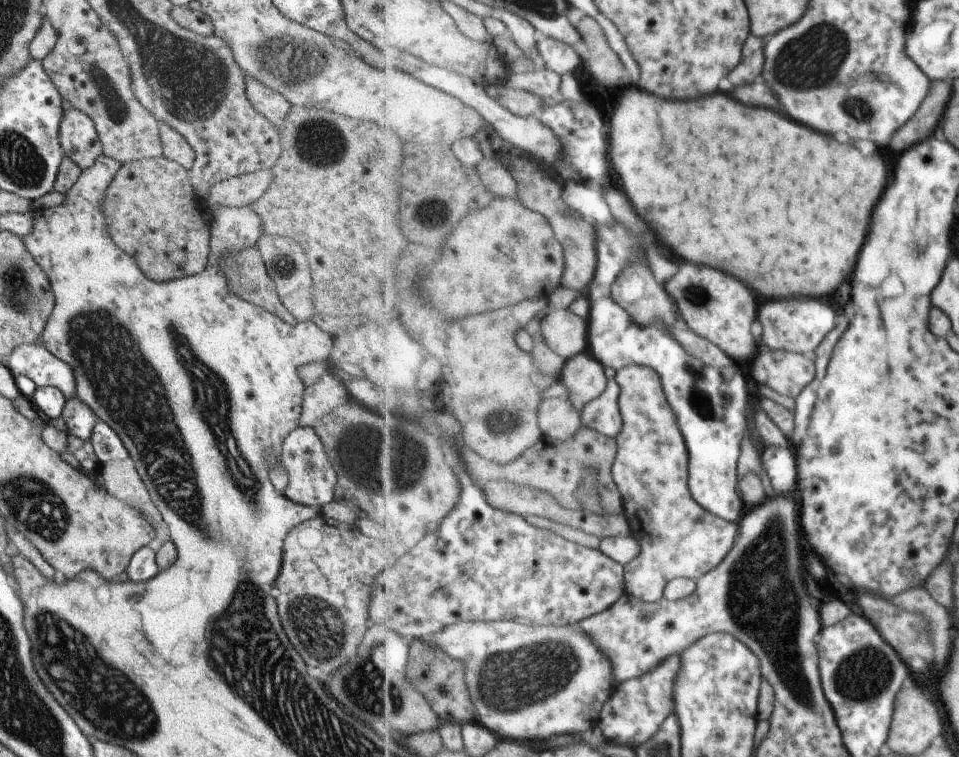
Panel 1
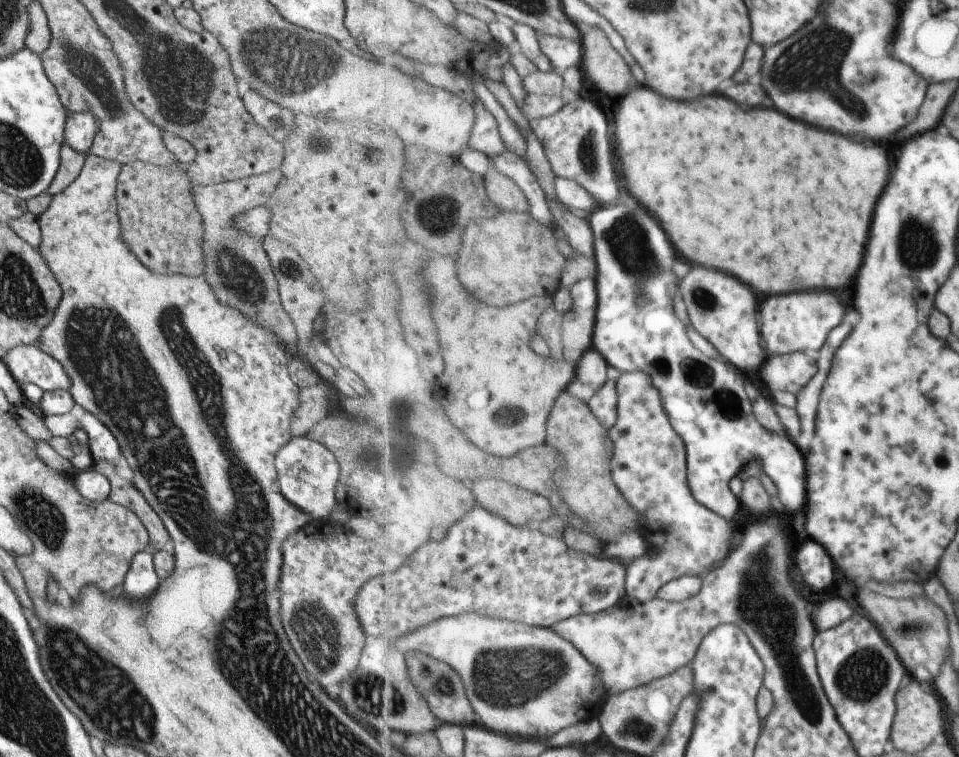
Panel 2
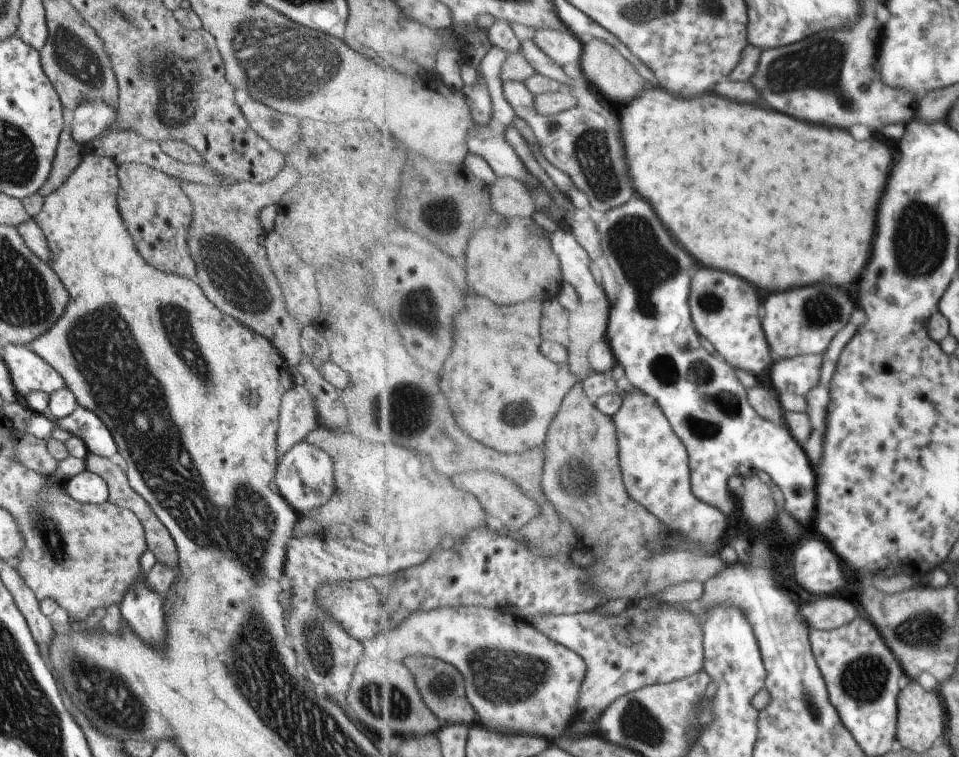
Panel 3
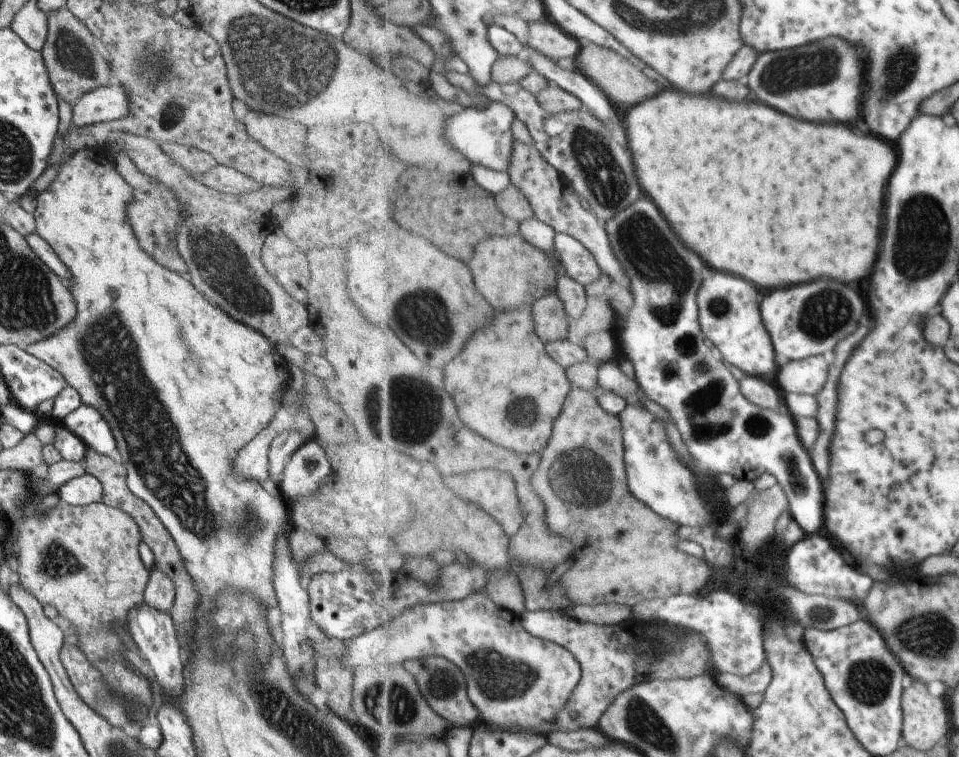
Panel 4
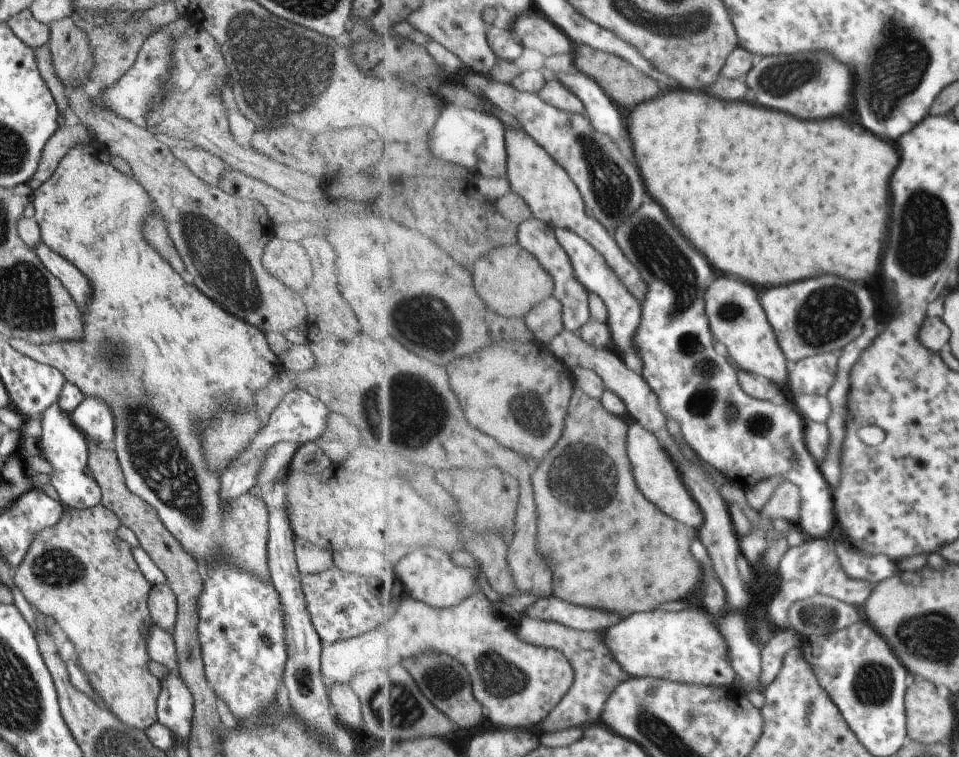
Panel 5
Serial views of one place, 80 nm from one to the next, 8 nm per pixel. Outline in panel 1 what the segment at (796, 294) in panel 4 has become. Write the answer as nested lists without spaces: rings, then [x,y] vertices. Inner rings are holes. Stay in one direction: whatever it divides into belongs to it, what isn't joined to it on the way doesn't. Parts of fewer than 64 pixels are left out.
[[[791,298],[791,300],[767,302],[761,308],[761,318],[758,321],[764,330],[761,339],[771,350],[792,351],[805,356],[814,356],[823,338],[835,328],[837,312],[833,310],[833,306],[823,304],[821,300]]]

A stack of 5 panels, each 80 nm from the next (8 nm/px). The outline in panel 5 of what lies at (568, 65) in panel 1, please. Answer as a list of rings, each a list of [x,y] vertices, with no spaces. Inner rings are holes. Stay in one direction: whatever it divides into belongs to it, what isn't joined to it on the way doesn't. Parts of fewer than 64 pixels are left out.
[[[540,11],[527,12],[516,19],[516,38],[526,48],[535,49],[546,58],[573,52],[571,39]]]

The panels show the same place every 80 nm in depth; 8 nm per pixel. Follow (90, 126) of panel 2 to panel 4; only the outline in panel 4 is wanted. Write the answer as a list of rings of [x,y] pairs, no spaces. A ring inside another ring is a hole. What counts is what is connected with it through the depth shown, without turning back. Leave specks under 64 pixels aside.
[[[112,81],[110,86],[85,92],[72,108],[71,122],[75,128],[113,121],[129,114],[129,94],[125,86]]]

